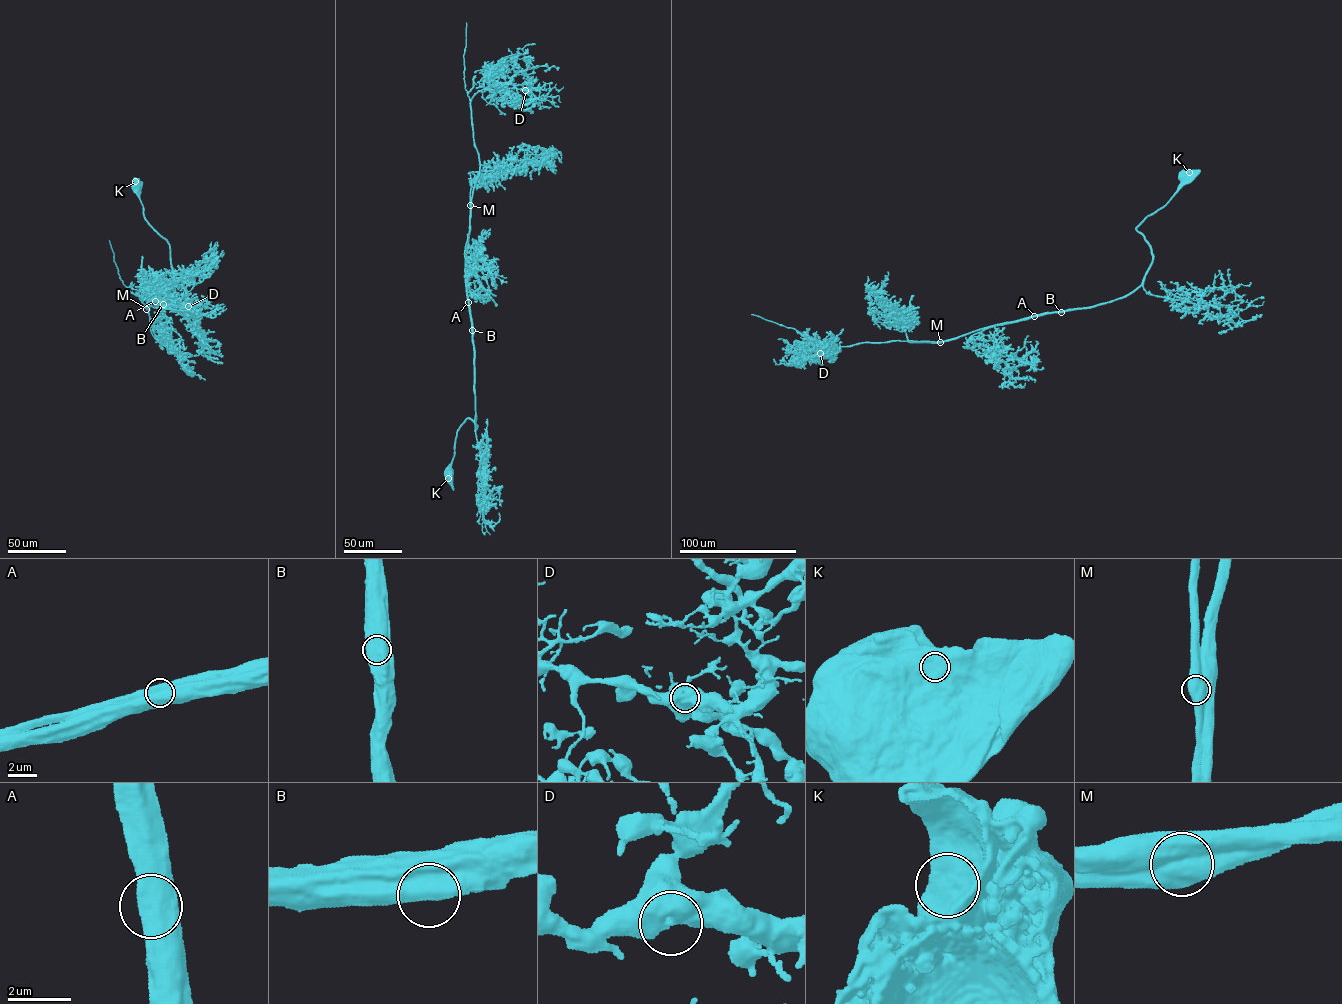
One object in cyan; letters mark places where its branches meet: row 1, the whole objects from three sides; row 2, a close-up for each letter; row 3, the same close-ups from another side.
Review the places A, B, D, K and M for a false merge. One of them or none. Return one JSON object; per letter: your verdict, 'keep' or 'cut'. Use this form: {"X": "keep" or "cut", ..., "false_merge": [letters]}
{"A": "keep", "B": "keep", "D": "keep", "K": "keep", "M": "keep", "false_merge": []}

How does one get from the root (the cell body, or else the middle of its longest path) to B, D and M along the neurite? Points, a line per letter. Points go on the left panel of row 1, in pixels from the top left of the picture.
B: (135, 186), (144, 218), (169, 245), (175, 291), (171, 303), (163, 304)
D: (135, 186), (169, 244), (175, 291), (148, 308), (132, 292), (188, 306)
M: (135, 186), (144, 218), (169, 244), (175, 289), (171, 303), (148, 301), (146, 309)

